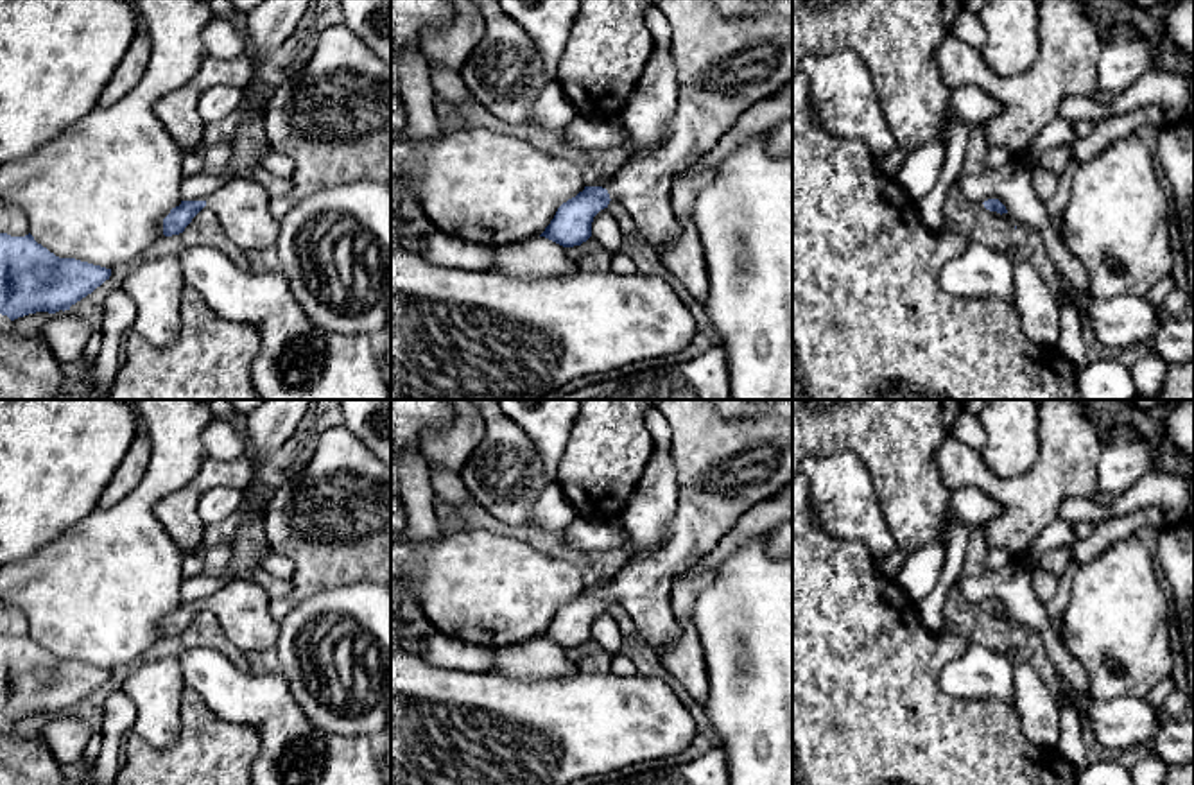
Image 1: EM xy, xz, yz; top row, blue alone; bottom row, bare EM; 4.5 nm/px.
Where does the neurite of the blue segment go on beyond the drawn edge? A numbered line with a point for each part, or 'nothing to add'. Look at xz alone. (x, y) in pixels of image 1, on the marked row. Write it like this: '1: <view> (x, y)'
1: xz (725, 65)

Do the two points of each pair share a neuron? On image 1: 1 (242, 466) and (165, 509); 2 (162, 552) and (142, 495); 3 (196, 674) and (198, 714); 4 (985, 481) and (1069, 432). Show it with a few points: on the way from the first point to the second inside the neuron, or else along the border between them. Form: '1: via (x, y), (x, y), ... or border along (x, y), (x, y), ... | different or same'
1: via (223, 474), (212, 474), (185, 500) | same
2: via (147, 538), (142, 533), (142, 509) | same
3: border along (189, 692), (232, 723) | different
4: via (1008, 486), (1028, 486), (1058, 456) | same

